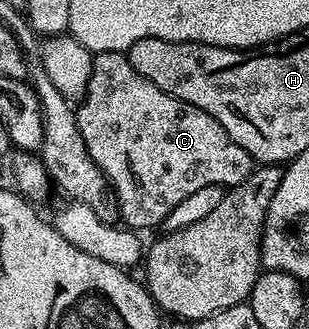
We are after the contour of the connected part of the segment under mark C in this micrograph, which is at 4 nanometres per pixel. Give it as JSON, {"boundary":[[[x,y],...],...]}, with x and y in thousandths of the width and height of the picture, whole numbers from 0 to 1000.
{"boundary":[[[314,161],[301,170],[298,225],[285,240],[285,261],[265,304],[239,334],[252,398],[272,426],[275,453],[314,511],[337,526],[337,547],[356,565],[382,626],[385,669],[424,699],[463,702],[460,696],[492,696],[502,684],[521,687],[537,653],[550,653],[550,641],[563,641],[563,629],[576,629],[576,617],[589,617],[589,605],[628,593],[628,581],[683,562],[715,568],[767,562],[793,550],[822,511],[816,474],[783,447],[770,447],[770,435],[757,435],[757,422],[744,422],[744,410],[731,410],[731,386],[718,386],[718,374],[706,374],[706,362],[693,350],[667,350],[667,337],[654,337],[654,325],[628,325],[589,301],[563,301],[563,289],[537,289],[537,277],[498,264],[498,252],[485,252],[485,240],[460,240],[460,228],[447,228],[447,216],[434,216],[434,204],[421,204],[401,161]]]}

